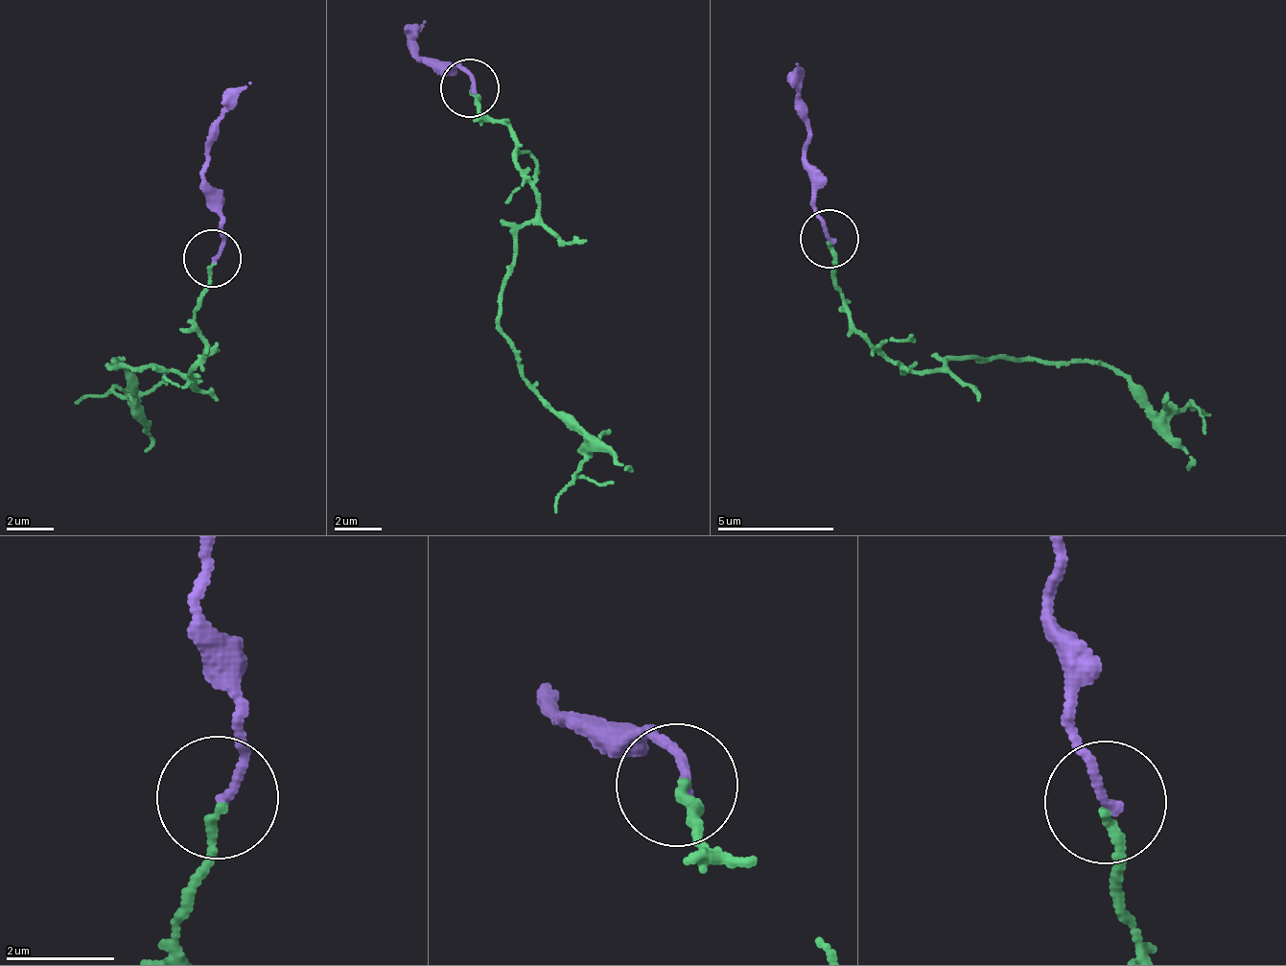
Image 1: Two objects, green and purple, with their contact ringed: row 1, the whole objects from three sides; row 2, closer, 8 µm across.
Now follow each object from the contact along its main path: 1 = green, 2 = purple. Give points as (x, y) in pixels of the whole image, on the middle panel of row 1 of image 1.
1: (469, 86), (535, 189), (540, 212), (516, 235), (497, 330), (529, 391), (585, 441), (579, 471), (556, 514)
2: (474, 86), (443, 60), (416, 58), (410, 38), (424, 23)

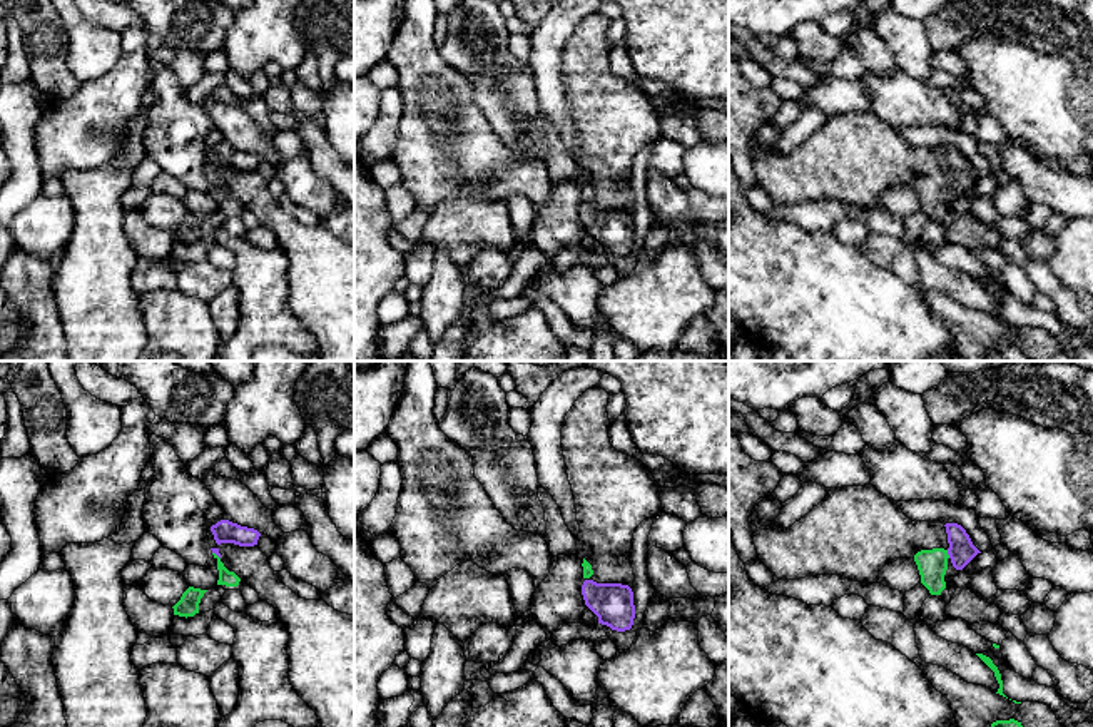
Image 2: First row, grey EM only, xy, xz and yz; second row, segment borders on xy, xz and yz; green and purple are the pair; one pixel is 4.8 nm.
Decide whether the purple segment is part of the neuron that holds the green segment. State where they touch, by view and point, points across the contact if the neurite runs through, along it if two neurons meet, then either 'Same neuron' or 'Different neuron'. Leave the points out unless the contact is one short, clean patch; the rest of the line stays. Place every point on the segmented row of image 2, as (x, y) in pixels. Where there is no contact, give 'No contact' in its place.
Touches green at yz (946, 554). Path across: yz (931, 564), (946, 554), (961, 550). Same neuron

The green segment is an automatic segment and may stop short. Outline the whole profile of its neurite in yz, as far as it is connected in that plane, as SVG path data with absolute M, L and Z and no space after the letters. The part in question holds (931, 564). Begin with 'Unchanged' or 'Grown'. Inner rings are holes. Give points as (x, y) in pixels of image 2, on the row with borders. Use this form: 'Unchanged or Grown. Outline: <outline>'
Grown. Outline: M946 523L949 548L921 550L914 555L921 583L931 595L941 595L946 588L944 575L951 562L956 570L963 570L978 553L966 530L958 523Z

